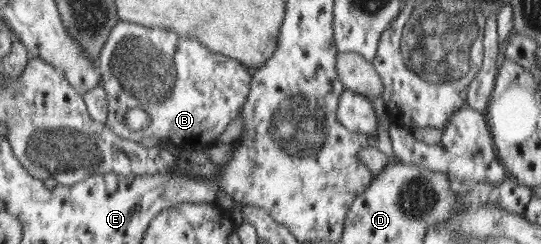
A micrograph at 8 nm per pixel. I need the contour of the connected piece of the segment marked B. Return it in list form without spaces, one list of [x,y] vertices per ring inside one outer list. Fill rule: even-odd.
[[[120,22],[114,25],[109,41],[101,51],[98,69],[107,97],[108,118],[106,126],[118,134],[116,121],[122,123],[124,113],[130,107],[147,111],[152,123],[149,125],[152,137],[174,143],[177,147],[207,147],[218,141],[226,125],[236,119],[245,107],[250,93],[250,73],[241,62],[224,54],[213,53],[202,45],[200,39],[181,36],[173,30]]]

